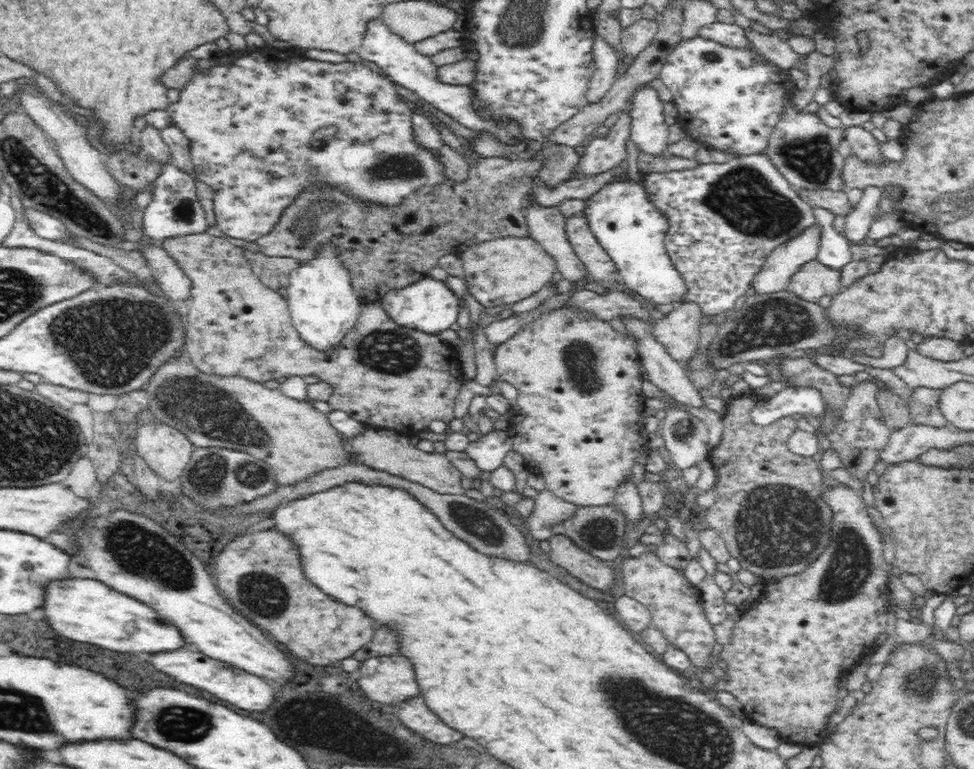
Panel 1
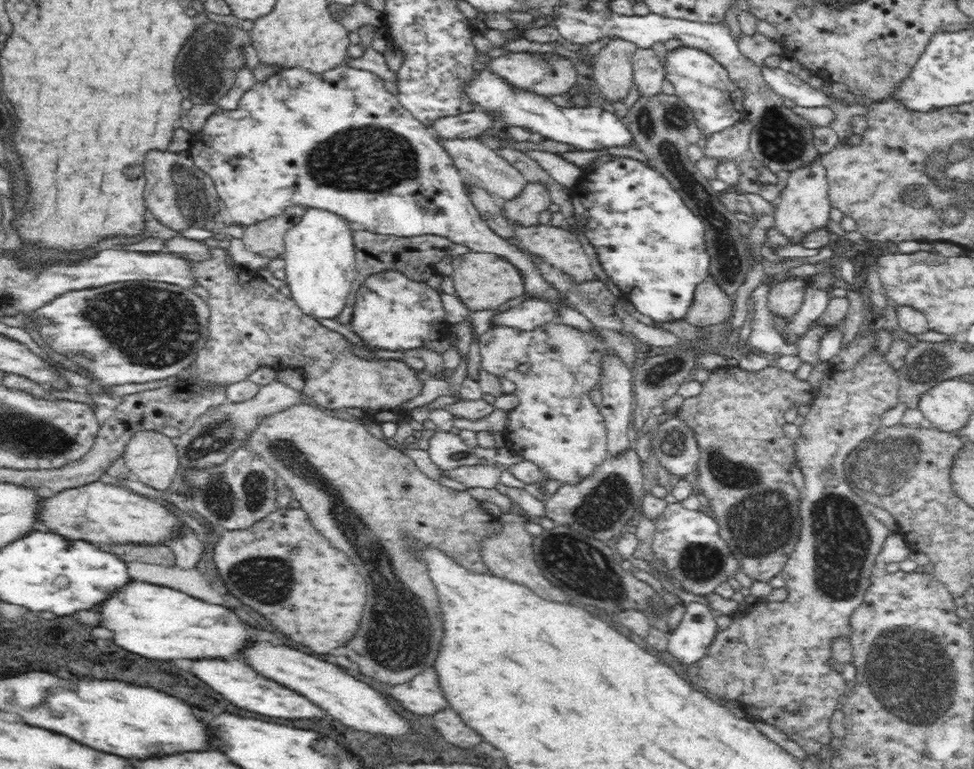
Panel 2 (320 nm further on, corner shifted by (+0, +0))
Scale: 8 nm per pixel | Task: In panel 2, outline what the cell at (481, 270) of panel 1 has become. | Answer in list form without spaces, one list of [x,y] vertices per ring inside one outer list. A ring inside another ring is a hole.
[[[471,250],[468,254],[456,257],[454,272],[455,294],[463,300],[472,312],[474,310],[501,310],[525,295],[525,280],[516,265],[511,264],[506,257]]]

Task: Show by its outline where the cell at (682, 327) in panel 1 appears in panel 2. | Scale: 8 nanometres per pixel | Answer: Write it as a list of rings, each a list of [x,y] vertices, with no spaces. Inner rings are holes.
[[[709,277],[697,284],[692,304],[683,314],[688,324],[698,328],[721,323],[731,317],[732,313],[734,298],[726,296]]]

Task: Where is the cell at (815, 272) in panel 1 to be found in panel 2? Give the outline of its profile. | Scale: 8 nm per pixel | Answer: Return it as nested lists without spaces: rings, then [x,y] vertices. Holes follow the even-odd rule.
[[[786,278],[768,292],[768,308],[773,315],[791,319],[804,304],[804,296],[810,282],[806,278]]]

